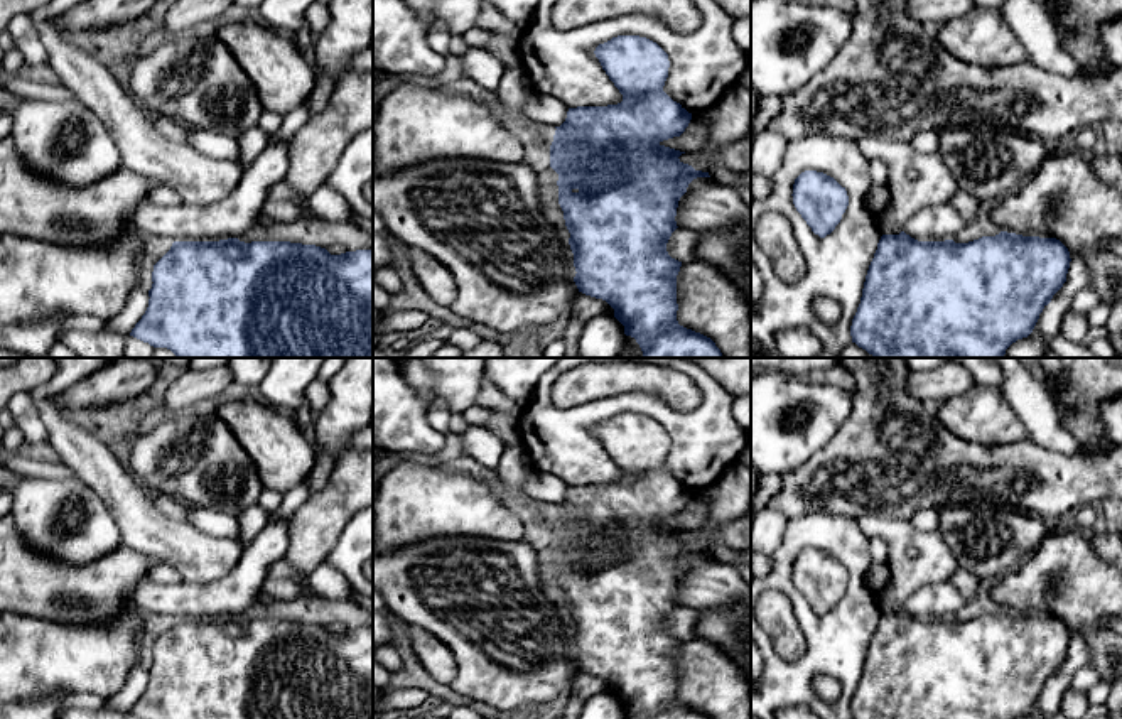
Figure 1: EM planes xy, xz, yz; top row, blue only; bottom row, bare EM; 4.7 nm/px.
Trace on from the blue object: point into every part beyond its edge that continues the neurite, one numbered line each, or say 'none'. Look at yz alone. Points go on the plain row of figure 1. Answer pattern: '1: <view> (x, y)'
1: yz (940, 600)

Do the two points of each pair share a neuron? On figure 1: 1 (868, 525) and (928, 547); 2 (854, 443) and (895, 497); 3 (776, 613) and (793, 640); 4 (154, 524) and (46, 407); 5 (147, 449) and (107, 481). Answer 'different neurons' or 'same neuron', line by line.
1: same neuron
2: same neuron
3: same neuron
4: same neuron
5: different neurons

